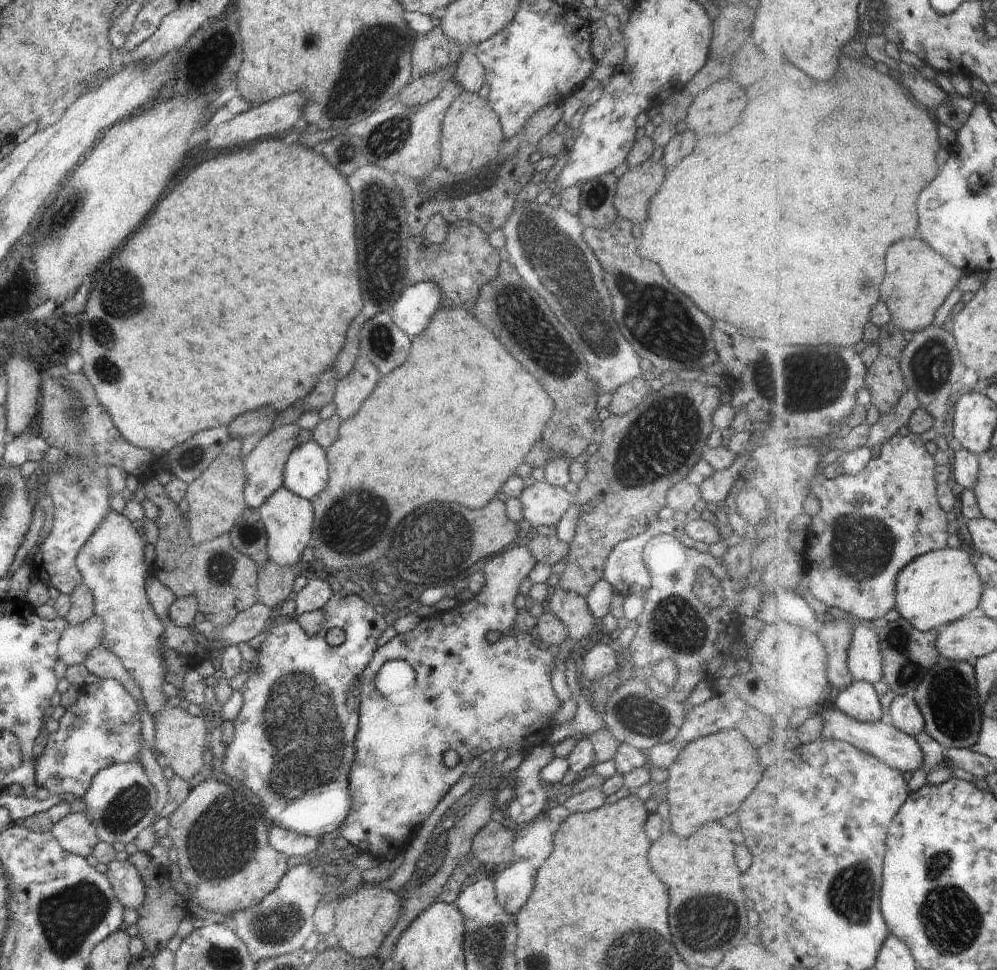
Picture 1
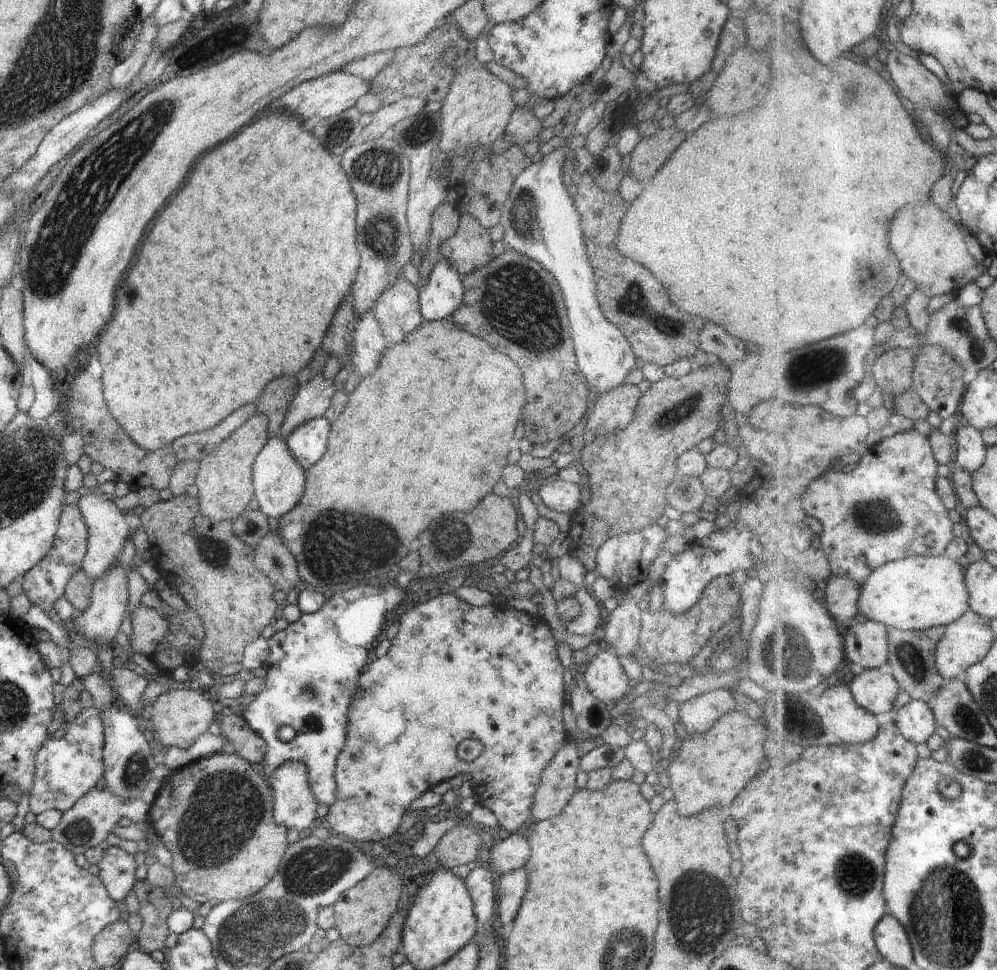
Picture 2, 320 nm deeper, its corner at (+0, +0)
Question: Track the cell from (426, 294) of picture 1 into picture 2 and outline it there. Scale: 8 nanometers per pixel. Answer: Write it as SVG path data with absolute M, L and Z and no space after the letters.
M448 260L438 262L417 286L419 308L425 321L449 319L464 299L462 276Z

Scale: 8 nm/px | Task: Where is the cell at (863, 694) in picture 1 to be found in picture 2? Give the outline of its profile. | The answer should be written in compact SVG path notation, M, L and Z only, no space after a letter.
M879 669L865 670L851 684L857 703L876 715L892 712L901 693L900 684L893 675Z

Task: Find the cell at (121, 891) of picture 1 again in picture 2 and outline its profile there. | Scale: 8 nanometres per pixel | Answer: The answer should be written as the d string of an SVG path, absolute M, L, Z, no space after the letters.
M110 846L104 851L104 856L98 862L98 870L100 870L99 878L104 884L104 888L108 892L110 899L116 901L124 901L124 898L130 894L129 892L135 888L135 873L141 859L138 856L128 854L119 846Z

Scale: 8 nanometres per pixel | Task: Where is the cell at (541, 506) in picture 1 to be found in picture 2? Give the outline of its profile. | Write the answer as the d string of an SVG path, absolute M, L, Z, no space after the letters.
M561 479L544 483L539 488L538 496L546 508L556 513L567 513L573 516L578 509L582 508L579 486Z

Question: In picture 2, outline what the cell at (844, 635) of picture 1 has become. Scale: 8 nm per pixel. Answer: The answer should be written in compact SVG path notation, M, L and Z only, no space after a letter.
M833 575L830 580L825 583L823 595L828 605L831 614L834 614L834 618L843 624L846 620L852 620L853 625L854 620L856 622L856 616L861 613L860 600L862 600L863 585L856 582L852 578Z

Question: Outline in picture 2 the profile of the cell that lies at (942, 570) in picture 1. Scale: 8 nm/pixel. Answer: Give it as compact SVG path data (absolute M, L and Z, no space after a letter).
M910 556L882 566L863 586L861 613L873 621L908 631L929 630L952 624L971 610L967 570L945 556Z

